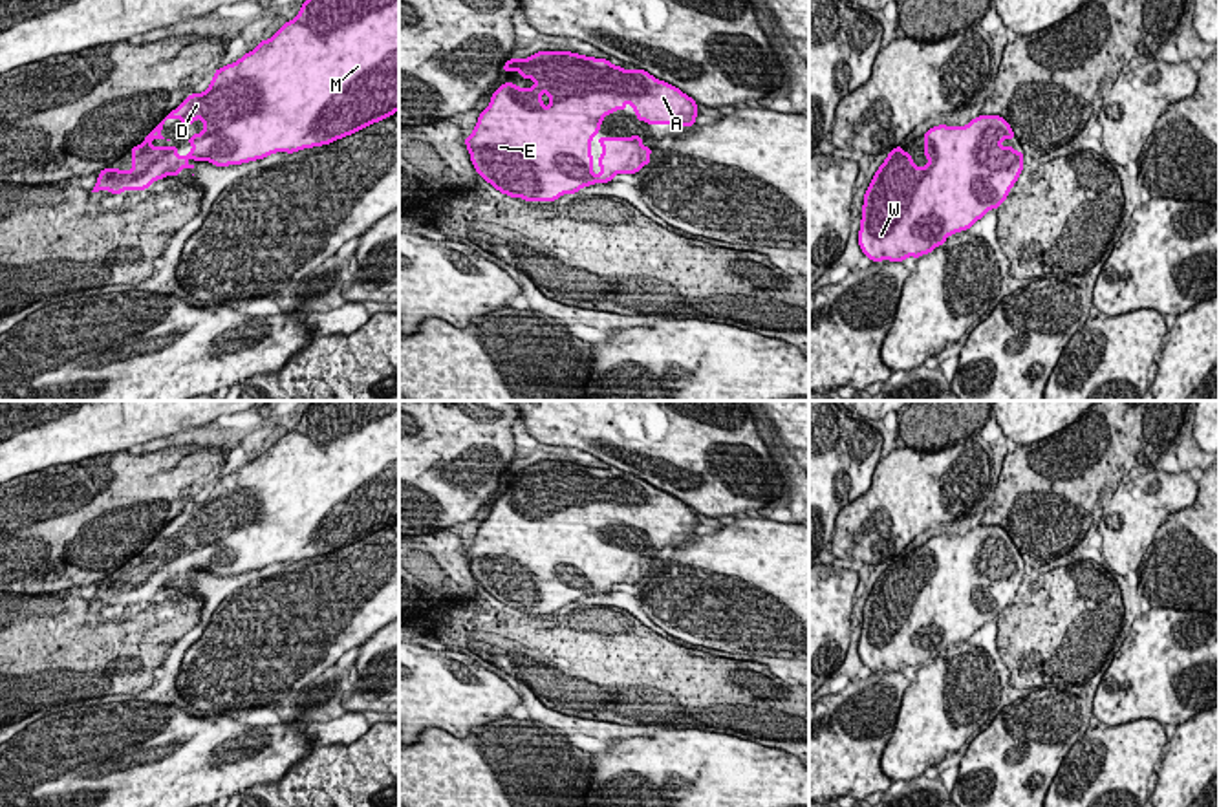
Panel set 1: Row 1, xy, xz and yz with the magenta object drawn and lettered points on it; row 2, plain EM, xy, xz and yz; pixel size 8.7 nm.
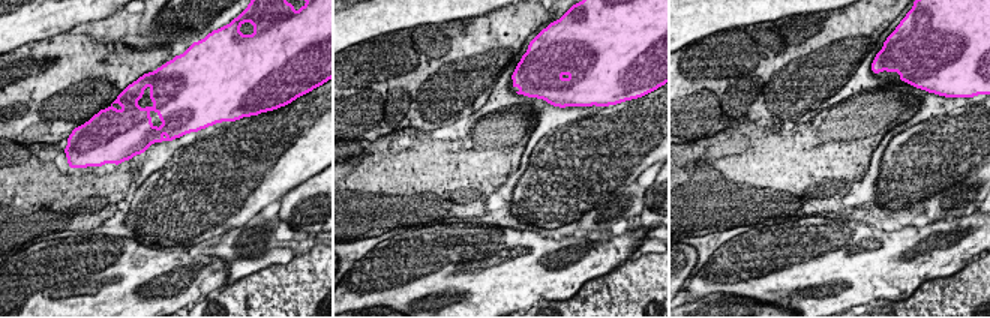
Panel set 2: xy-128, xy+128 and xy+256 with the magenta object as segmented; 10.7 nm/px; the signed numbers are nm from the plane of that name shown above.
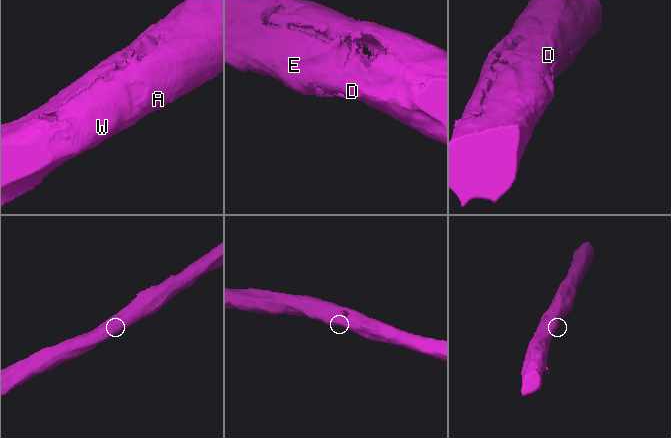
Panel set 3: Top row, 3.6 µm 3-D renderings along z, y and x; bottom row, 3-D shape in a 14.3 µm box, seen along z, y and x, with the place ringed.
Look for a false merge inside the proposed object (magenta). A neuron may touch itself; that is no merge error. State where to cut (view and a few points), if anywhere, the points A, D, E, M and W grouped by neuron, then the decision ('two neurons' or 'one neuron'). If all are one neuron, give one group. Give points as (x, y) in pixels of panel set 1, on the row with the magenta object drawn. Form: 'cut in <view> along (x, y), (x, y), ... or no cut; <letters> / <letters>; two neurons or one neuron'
no cut; A D E M W; one neuron

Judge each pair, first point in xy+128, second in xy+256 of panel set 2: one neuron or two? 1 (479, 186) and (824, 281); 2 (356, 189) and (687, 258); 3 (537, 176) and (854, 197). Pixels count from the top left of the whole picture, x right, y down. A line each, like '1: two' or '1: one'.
1: two
2: two
3: two

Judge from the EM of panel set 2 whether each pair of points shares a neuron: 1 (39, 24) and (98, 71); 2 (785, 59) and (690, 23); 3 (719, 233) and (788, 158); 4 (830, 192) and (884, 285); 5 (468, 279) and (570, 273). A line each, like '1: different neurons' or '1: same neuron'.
1: different neurons
2: different neurons
3: same neuron
4: different neurons
5: same neuron

